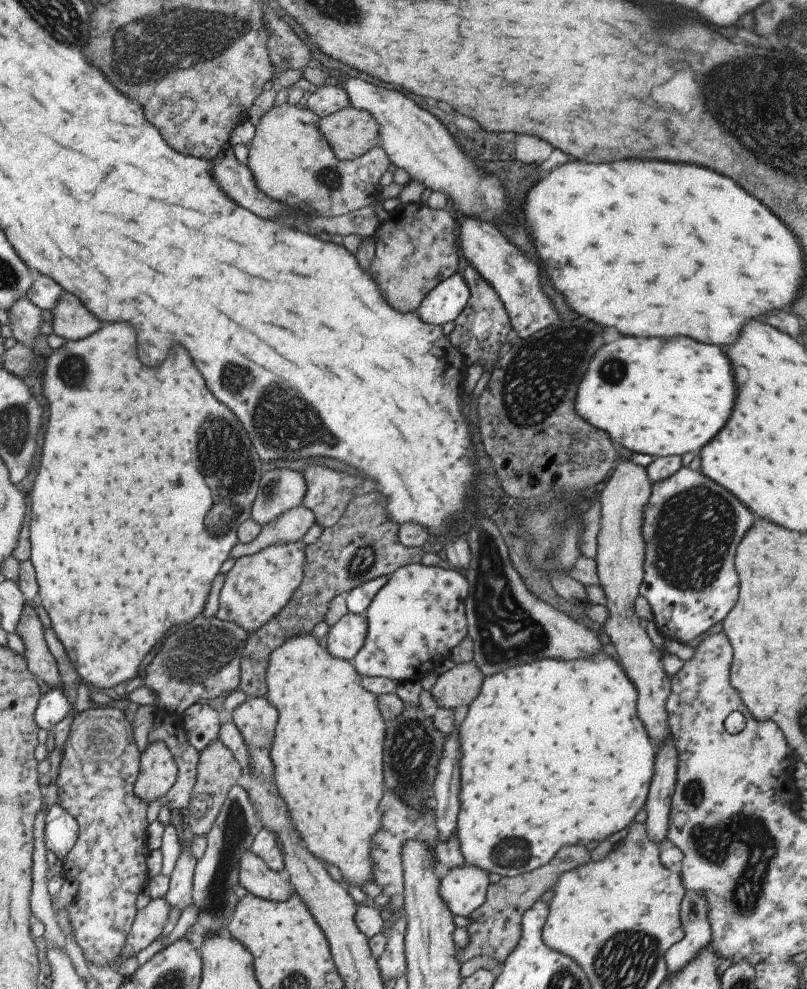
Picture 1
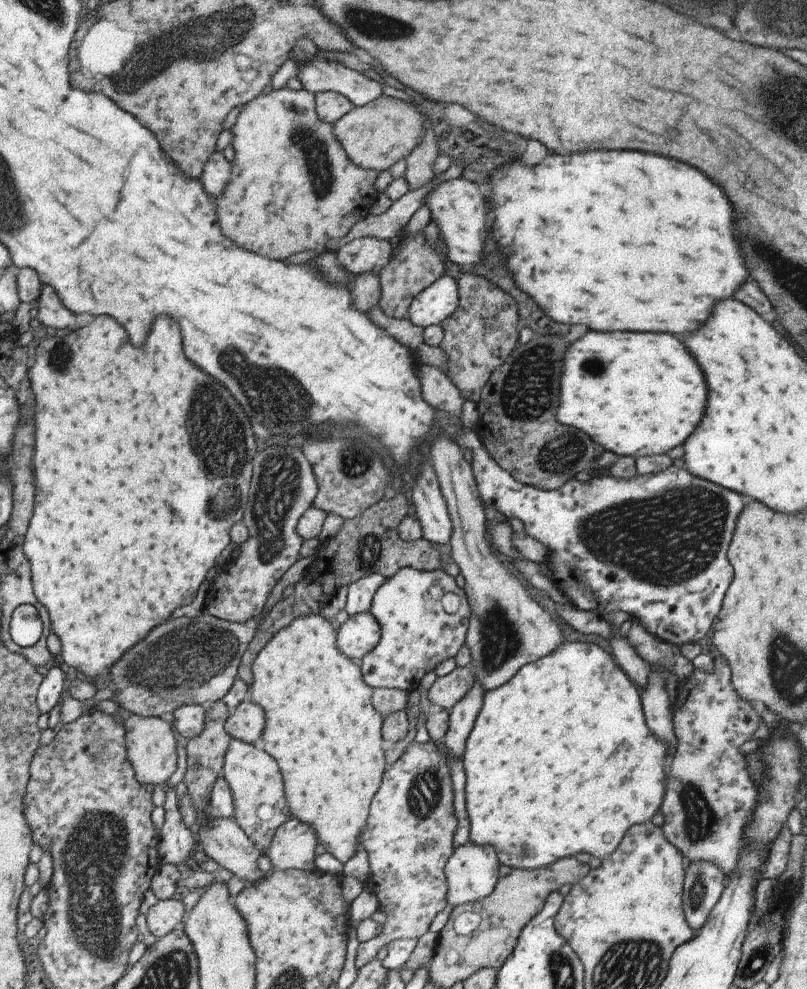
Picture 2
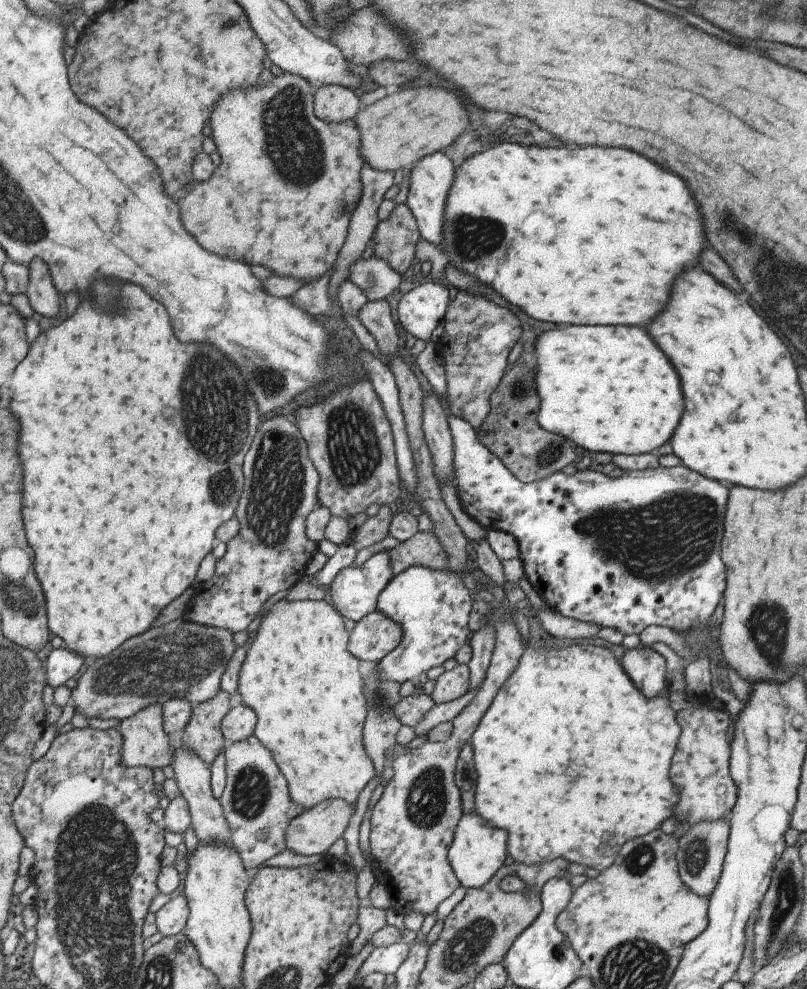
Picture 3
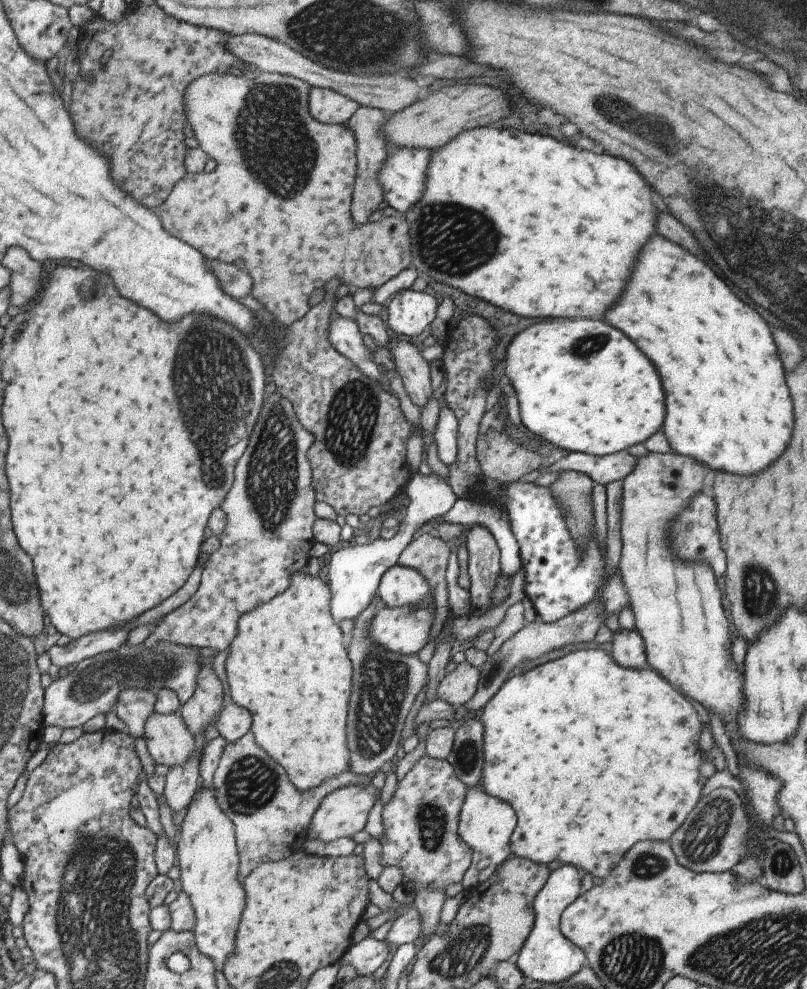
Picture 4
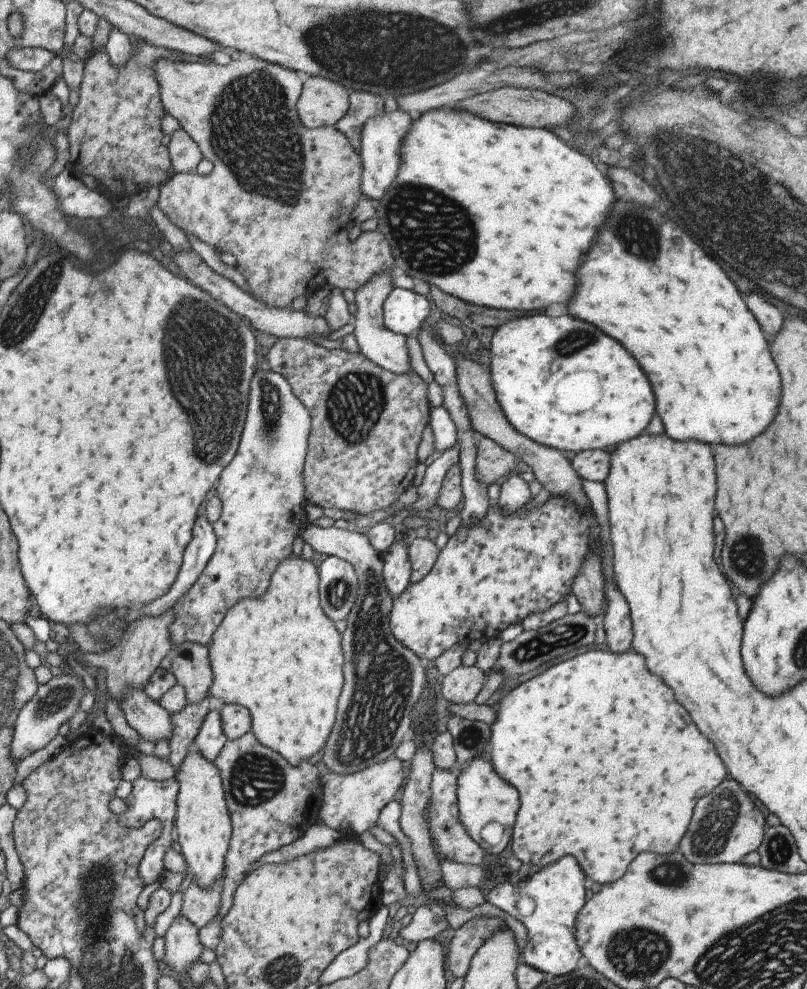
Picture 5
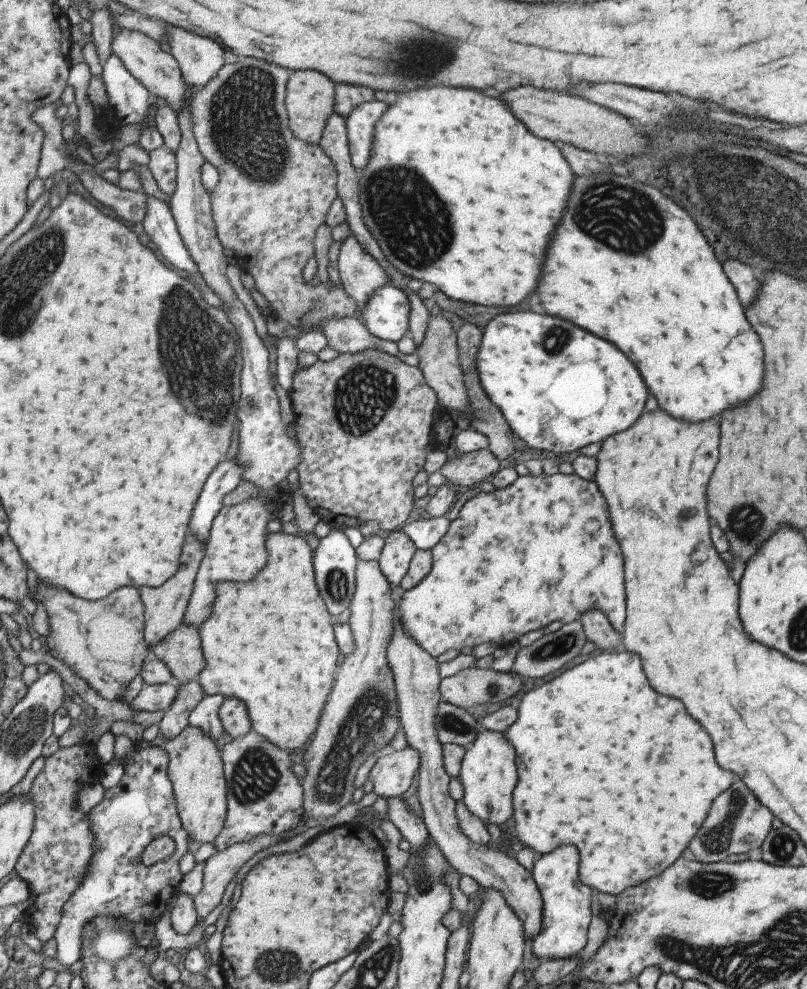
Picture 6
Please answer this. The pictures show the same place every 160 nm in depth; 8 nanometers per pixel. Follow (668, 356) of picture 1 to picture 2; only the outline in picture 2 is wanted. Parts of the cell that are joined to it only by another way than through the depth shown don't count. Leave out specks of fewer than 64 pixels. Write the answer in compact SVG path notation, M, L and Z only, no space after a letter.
M585 332L581 340L577 338L571 342L563 354L563 366L559 376L559 400L555 411L555 420L560 425L575 427L584 432L595 444L599 444L605 451L613 452L619 457L642 457L645 455L658 455L666 453L673 446L679 446L694 430L703 414L705 404L705 382L701 376L701 370L697 368L695 360L685 352L681 342L673 338L671 334L655 334L655 332Z

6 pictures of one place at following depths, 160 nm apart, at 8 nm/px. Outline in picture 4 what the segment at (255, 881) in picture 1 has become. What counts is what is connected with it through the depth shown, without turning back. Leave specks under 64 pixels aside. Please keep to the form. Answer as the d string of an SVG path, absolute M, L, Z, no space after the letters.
M151 711L144 722L143 739L154 764L163 764L168 768L180 765L191 753L194 753L192 734L187 730L178 712L159 714Z

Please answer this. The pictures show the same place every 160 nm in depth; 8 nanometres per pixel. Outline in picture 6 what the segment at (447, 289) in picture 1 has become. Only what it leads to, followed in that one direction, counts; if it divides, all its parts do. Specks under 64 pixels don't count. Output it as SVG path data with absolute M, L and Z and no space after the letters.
M389 283L376 288L360 310L360 320L379 340L397 342L408 330L408 300Z

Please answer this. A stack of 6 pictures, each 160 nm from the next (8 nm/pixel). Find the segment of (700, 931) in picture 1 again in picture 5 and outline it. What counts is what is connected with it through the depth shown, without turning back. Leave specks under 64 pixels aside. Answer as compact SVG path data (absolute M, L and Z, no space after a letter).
M725 778L711 794L695 804L689 828L677 850L693 864L737 863L756 850L766 827L763 813L755 808L739 784Z

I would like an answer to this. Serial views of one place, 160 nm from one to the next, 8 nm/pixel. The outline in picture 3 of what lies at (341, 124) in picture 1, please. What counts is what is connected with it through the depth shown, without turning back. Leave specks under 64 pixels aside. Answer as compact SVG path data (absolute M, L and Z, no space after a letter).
M408 88L393 96L385 96L381 100L359 109L353 118L360 136L360 155L363 162L380 171L404 170L410 168L424 156L443 152L467 128L467 110L461 100L443 88Z

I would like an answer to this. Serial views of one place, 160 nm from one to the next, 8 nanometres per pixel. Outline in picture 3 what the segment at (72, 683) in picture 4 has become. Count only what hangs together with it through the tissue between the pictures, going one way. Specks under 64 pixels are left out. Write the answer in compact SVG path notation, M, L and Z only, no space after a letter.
M184 616L155 628L145 630L139 636L124 640L117 648L102 657L87 657L85 665L78 669L76 686L70 690L68 703L72 703L74 713L89 717L123 720L144 706L153 703L163 704L172 698L184 698L191 705L209 700L219 690L219 679L236 648L230 632L204 627L185 620Z

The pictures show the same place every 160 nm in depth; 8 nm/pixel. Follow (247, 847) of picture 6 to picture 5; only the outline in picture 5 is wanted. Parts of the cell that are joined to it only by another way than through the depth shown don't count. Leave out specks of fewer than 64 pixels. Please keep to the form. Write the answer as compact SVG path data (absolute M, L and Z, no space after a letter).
M225 870L221 871L206 887L190 883L184 890L179 915L183 915L193 926L203 928L217 914L220 907L222 880Z

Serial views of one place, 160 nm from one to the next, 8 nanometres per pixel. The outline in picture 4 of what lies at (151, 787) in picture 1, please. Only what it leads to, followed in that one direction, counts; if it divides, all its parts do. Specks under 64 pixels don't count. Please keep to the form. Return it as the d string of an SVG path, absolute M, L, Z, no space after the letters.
M129 687L119 691L114 700L113 710L134 740L137 737L143 739L144 722L153 711L154 695L151 689Z

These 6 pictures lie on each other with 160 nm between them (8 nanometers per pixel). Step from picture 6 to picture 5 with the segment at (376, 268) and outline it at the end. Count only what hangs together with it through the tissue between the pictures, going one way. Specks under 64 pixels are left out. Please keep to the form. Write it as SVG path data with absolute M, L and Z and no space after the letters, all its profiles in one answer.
M395 266L389 267L382 273L371 275L362 285L354 290L355 314L351 317L353 338L359 348L359 353L367 357L373 364L389 372L400 375L411 371L408 363L405 337L389 332L382 323L382 304L391 290L393 277L398 273Z

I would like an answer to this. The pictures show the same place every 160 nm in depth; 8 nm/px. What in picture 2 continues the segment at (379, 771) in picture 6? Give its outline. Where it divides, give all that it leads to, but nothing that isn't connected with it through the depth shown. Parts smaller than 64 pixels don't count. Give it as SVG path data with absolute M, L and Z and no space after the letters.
M290 818L275 828L269 846L267 850L263 850L262 855L267 857L278 871L300 869L309 872L315 869L316 845L315 830L309 824Z

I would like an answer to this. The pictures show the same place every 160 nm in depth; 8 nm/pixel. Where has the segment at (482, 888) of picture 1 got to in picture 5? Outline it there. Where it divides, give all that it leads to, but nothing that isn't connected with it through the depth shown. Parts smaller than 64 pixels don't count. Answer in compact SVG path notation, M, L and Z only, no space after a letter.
M483 755L476 756L464 766L459 768L456 778L456 805L458 808L458 819L464 826L464 831L471 835L471 838L484 850L486 856L493 858L507 846L510 840L512 826L519 806L518 792L506 780L503 780L492 767L492 762L486 760Z

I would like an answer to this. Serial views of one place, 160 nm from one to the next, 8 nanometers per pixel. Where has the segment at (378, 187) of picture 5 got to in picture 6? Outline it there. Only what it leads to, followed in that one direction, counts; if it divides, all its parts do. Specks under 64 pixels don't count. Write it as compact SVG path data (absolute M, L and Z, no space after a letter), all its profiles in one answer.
M373 99L358 104L344 116L348 157L353 170L362 169L369 159L372 126L387 107L383 101Z

